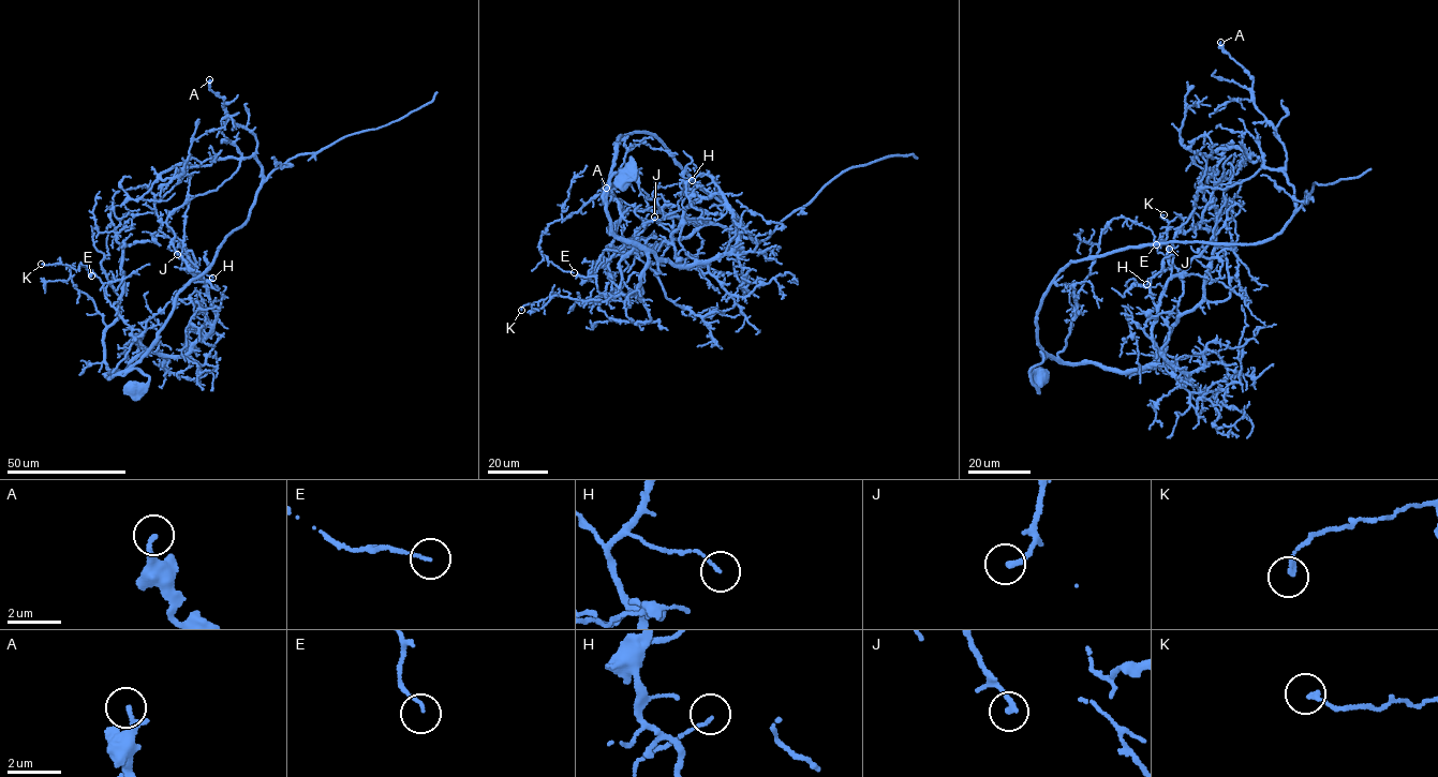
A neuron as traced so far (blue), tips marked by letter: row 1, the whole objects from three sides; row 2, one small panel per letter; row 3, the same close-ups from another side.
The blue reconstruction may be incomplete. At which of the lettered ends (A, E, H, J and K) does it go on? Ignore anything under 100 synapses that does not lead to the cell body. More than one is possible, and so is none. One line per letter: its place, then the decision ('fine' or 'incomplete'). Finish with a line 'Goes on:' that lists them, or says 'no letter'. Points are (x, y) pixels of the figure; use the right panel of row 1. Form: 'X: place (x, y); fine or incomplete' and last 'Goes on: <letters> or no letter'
A: place (1220, 42); fine
E: place (1156, 244); fine
H: place (1146, 284); fine
J: place (1169, 249); fine
K: place (1164, 214); fine
Goes on: no letter

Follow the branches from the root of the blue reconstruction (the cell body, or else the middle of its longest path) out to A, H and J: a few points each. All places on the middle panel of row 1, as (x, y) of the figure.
A: (624, 181), (629, 157), (606, 189), (612, 144), (654, 134), (757, 242), (636, 208), (606, 188)
H: (624, 181), (629, 157), (604, 194), (610, 230), (681, 266), (738, 237), (722, 195), (682, 190), (692, 180)
J: (624, 181), (629, 157), (606, 189), (612, 144), (654, 134), (757, 242), (680, 215), (635, 236), (654, 217)

